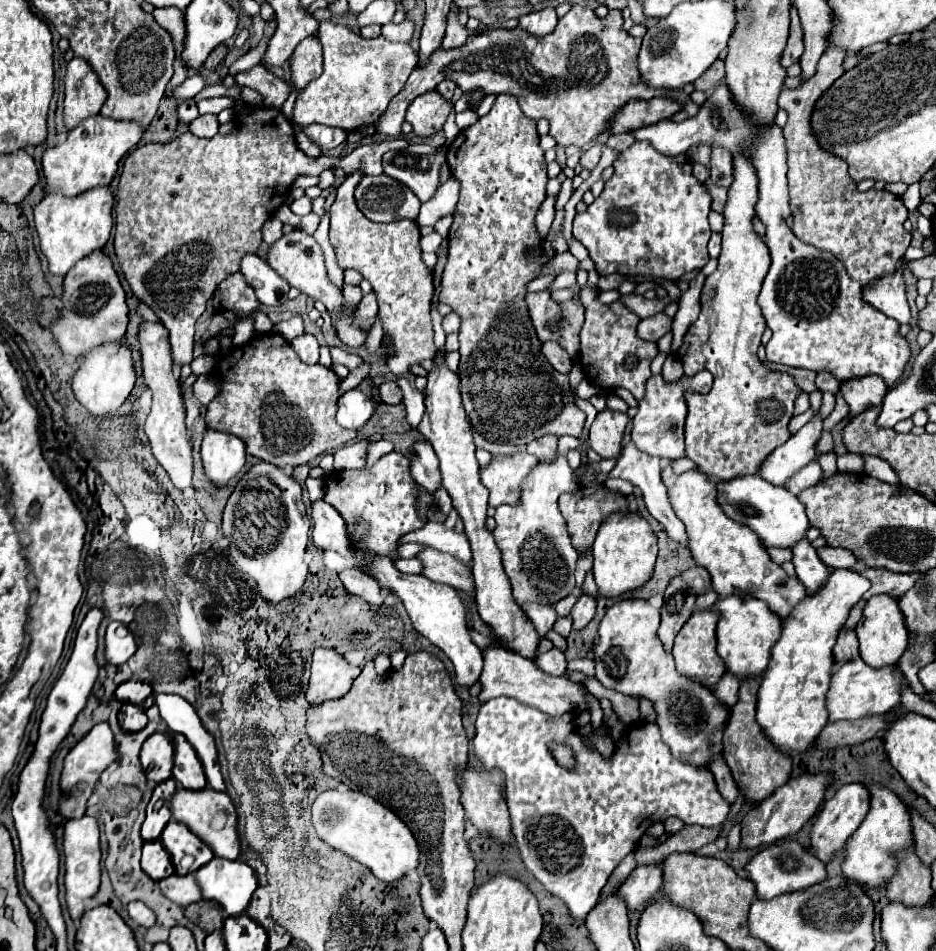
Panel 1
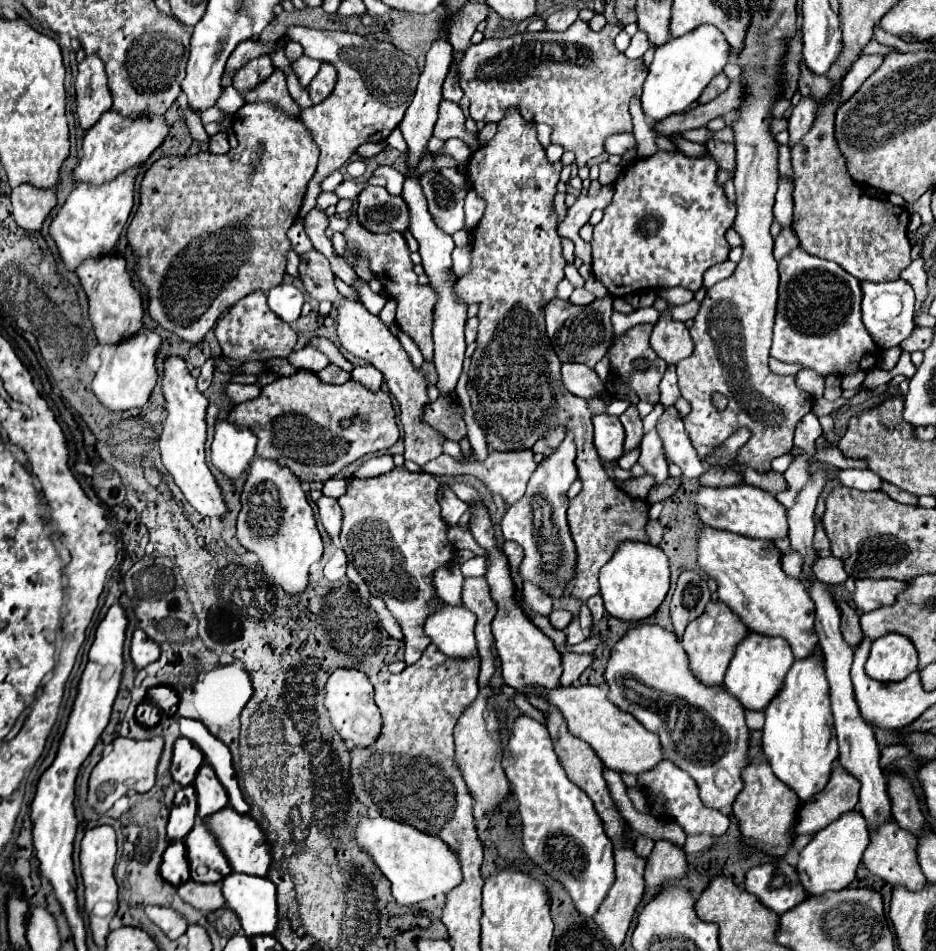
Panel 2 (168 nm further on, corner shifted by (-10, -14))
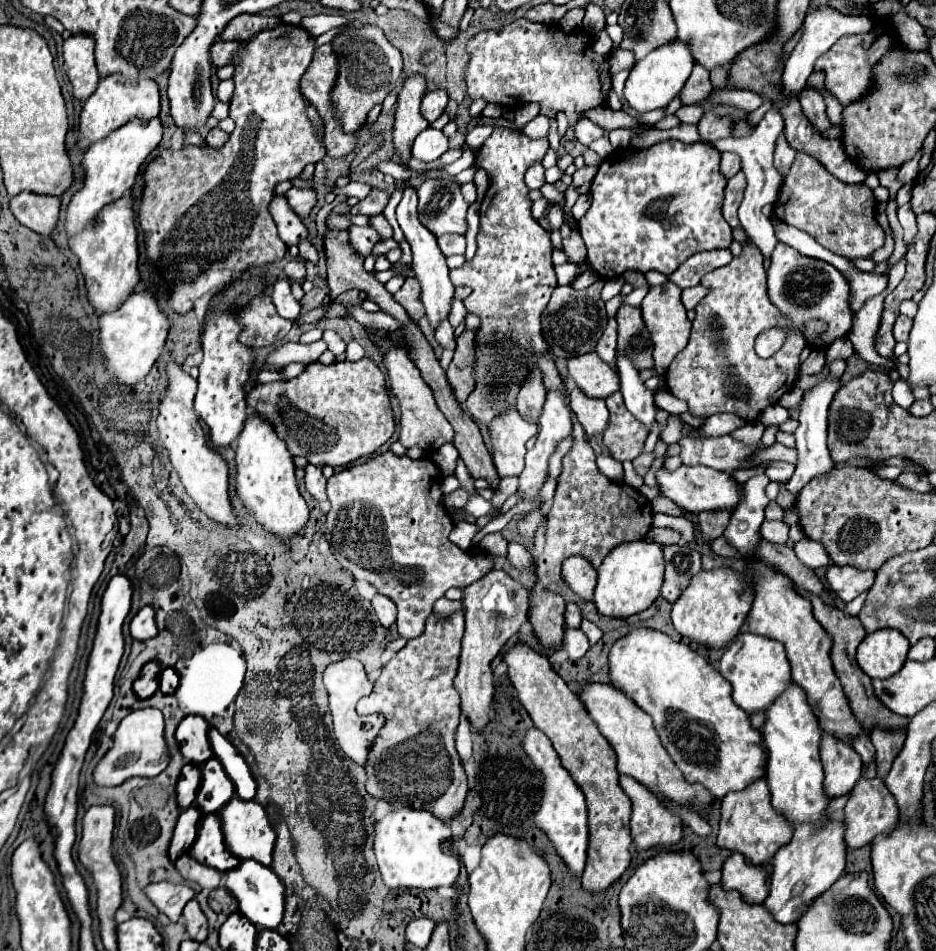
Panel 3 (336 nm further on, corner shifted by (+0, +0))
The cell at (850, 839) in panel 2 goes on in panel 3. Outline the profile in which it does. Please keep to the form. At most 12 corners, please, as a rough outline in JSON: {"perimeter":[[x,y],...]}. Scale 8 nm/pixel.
{"perimeter":[[845,822],[797,824],[765,906],[789,924],[845,870]]}

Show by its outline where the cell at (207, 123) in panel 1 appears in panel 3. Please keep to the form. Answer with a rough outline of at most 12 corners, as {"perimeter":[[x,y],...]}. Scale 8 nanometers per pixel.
{"perimeter":[[213,128],[205,142],[219,148],[229,138],[221,128]]}

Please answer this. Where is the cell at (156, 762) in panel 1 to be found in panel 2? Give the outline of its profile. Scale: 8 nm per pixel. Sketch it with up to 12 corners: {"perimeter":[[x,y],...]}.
{"perimeter":[[179,738],[173,750],[173,780],[189,786],[203,762],[191,740]]}

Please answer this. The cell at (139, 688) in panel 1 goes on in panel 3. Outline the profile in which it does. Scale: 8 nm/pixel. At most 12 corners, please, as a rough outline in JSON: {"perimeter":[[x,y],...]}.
{"perimeter":[[173,668],[159,674],[159,690],[173,694],[179,684],[179,676]]}

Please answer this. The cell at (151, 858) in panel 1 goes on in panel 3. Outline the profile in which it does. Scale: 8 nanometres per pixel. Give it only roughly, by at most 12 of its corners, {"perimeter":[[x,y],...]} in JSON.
{"perimeter":[[195,806],[183,810],[177,818],[169,842],[169,860],[175,862],[193,846],[197,836]]}

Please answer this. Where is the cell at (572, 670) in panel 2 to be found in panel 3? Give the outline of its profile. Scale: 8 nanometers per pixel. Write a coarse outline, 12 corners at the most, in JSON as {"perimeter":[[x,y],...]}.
{"perimeter":[[565,630],[561,650],[579,660],[587,650],[581,630]]}

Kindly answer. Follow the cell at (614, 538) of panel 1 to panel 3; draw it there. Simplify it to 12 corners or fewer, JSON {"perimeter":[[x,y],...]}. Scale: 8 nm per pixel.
{"perimeter":[[659,544],[615,546],[597,568],[603,616],[625,618],[659,598]]}

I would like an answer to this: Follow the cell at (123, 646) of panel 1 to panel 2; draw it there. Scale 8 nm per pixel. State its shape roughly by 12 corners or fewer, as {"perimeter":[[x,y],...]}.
{"perimeter":[[135,630],[131,658],[141,670],[159,658],[155,644],[143,630]]}

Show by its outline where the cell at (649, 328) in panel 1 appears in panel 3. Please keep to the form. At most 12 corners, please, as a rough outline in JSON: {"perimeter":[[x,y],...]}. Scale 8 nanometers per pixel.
{"perimeter":[[673,282],[649,288],[643,322],[655,370],[687,346],[691,320]]}

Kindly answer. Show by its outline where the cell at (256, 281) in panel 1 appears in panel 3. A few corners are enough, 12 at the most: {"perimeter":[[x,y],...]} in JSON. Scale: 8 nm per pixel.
{"perimeter":[[277,278],[271,284],[271,298],[283,318],[299,316],[299,302],[289,282]]}

